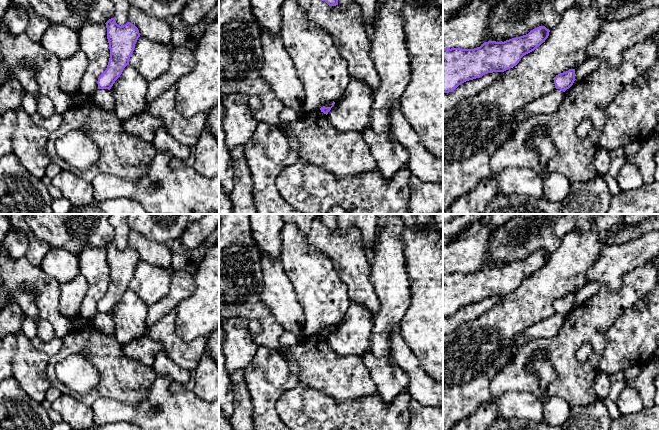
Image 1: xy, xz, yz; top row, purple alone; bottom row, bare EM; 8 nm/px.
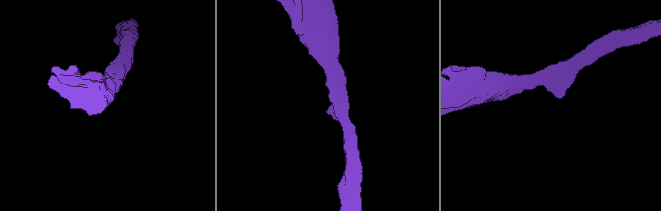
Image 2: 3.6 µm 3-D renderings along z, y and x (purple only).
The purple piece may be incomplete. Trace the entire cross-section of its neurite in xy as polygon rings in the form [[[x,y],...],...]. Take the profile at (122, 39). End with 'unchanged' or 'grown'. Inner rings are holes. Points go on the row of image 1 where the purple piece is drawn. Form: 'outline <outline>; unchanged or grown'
outline [[[115,18],[106,23],[107,39],[110,49],[110,59],[106,70],[99,76],[98,89],[110,90],[120,77],[124,68],[129,65],[129,59],[134,51],[135,44],[140,37],[138,28],[130,22],[120,26]]]; unchanged

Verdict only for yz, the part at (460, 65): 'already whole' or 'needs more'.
already whole

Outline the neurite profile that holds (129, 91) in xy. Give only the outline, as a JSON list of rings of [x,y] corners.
[[[130,65],[115,81],[110,92],[115,100],[114,111],[122,122],[146,109],[148,84],[142,74]]]

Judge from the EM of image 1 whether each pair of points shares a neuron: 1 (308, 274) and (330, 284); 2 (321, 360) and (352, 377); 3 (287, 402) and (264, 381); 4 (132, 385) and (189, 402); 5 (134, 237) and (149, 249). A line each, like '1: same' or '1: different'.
1: same
2: same
3: different
4: different
5: same

